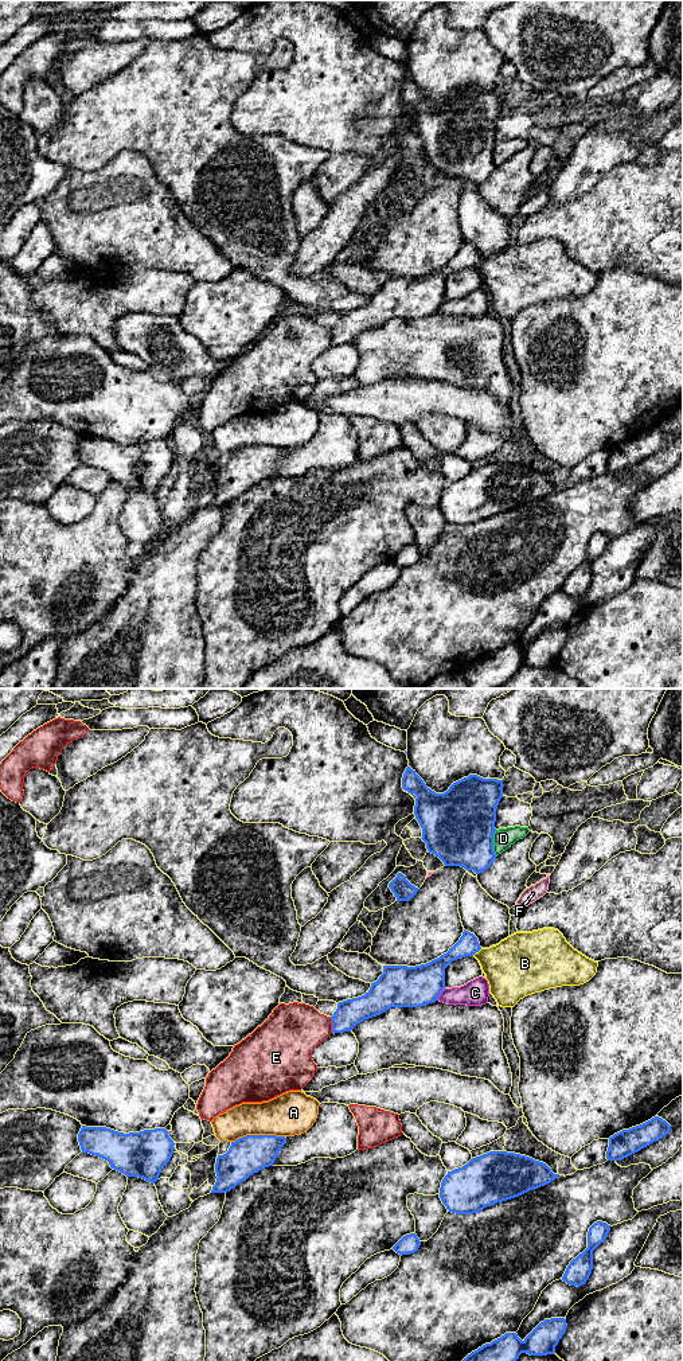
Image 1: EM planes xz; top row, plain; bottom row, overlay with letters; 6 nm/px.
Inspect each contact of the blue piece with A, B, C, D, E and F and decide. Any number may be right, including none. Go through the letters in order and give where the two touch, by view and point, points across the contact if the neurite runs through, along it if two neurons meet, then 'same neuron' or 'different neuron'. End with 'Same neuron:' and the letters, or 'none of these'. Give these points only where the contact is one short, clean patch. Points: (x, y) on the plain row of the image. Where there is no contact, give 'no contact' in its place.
A: contact xz (257, 447); same neuron
B: contact xz (476, 262); different neuron
C: contact xz (440, 304); different neuron
D: contact xz (492, 155); different neuron
E: contact xz (332, 336); different neuron
F: contact xz (477, 253); same neuron
Same neuron: A, F

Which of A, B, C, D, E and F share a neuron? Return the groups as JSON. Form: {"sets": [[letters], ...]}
{"sets": [["A", "F"], ["B"], ["C", "D"], ["E"]]}

